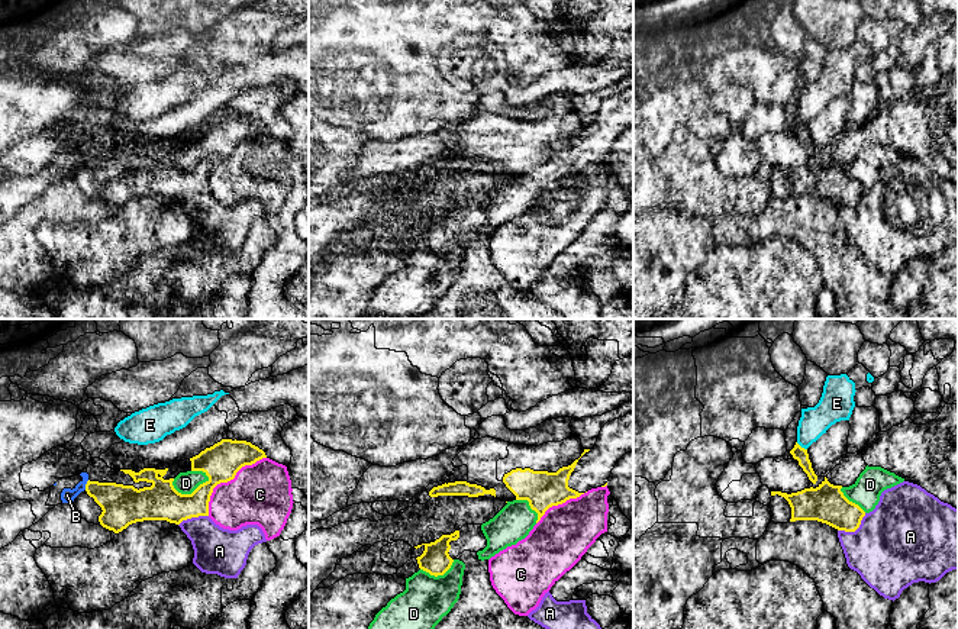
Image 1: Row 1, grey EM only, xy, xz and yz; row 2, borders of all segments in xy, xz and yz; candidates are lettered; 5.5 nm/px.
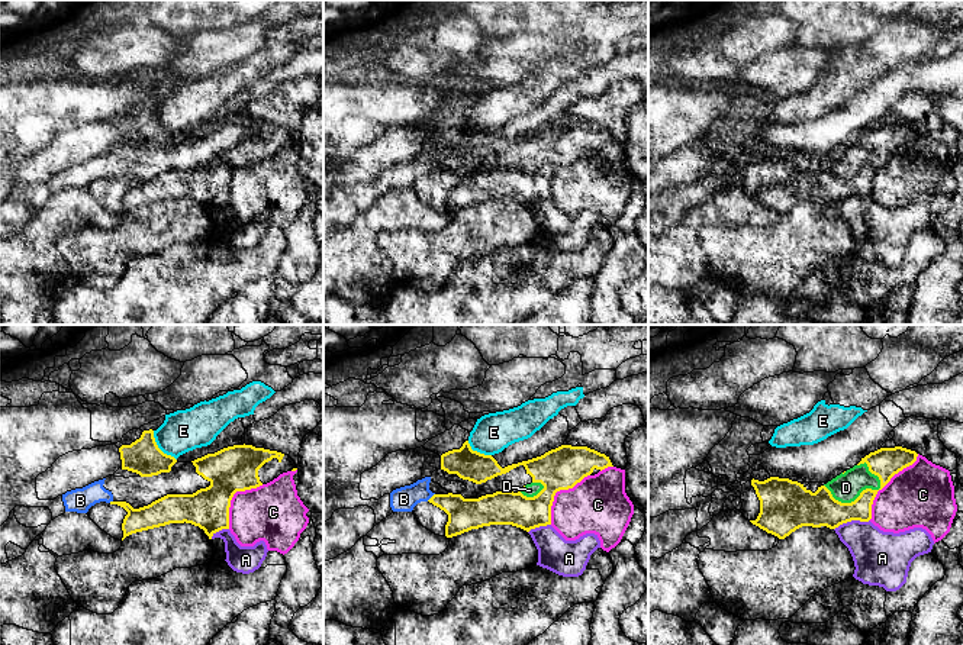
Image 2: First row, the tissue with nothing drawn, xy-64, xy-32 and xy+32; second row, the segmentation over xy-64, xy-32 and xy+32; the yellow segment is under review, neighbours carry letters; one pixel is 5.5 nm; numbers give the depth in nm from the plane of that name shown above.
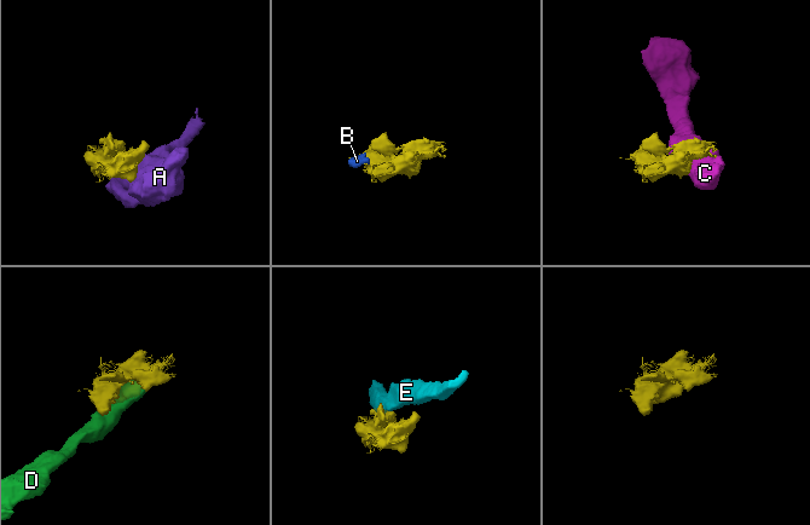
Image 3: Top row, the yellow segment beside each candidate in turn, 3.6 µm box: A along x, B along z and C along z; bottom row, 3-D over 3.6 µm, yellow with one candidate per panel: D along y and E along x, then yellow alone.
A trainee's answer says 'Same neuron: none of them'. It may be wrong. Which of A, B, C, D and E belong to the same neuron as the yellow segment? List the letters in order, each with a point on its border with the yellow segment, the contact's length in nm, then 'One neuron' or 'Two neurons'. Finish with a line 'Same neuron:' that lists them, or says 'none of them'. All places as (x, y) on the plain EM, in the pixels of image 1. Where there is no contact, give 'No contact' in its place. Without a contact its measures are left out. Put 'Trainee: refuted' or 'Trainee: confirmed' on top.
Trainee: refuted
A: Touches yellow at yz (854, 206). Shared border 190 nm. Two neurons
B: Touches yellow at xy (86, 160). Shared border 60 nm. Two neurons
C: Touches yellow at xy (226, 157). Shared border 460 nm. Two neurons
D: Touches yellow at xy (192, 168). Shared border 220 nm. One neuron
E: Touches yellow at yz (800, 122). Shared border 80 nm. Two neurons
Same neuron: D

